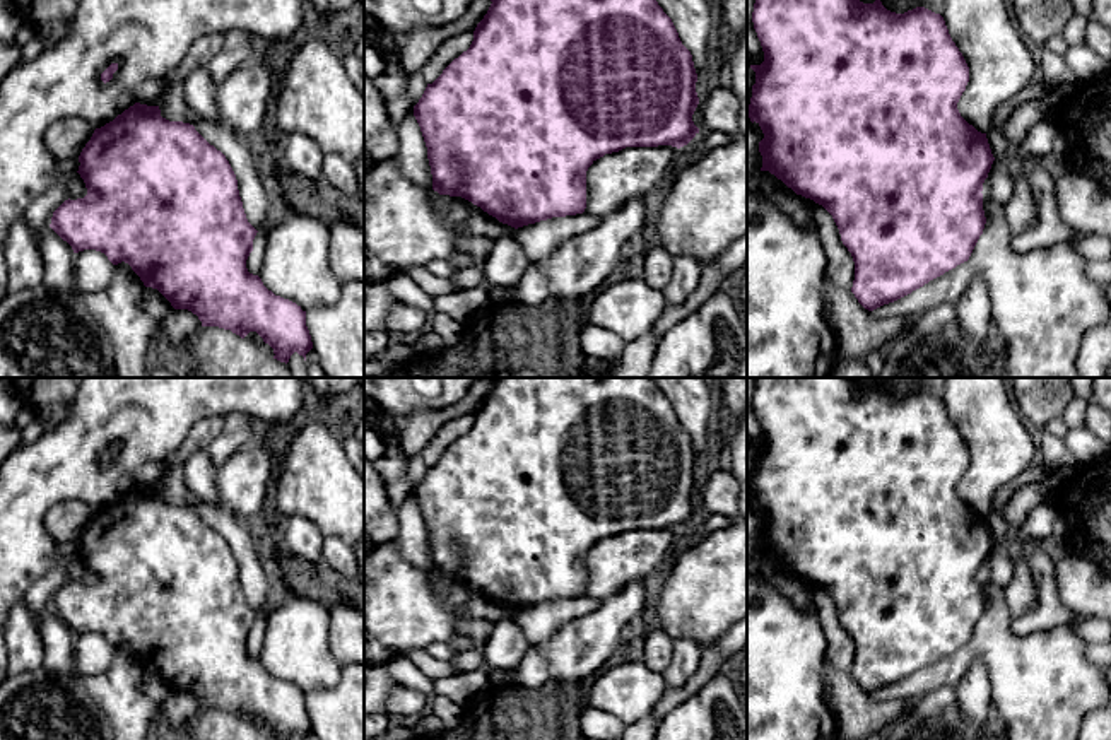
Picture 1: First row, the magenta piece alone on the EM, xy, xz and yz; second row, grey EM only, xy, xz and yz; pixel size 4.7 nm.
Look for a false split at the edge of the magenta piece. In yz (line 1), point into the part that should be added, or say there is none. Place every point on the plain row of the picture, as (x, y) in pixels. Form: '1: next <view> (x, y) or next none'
1: next yz (1000, 448)

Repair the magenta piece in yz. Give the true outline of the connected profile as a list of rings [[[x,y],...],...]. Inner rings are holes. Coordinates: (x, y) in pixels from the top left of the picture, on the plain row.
[[[755,378],[752,405],[764,434],[764,444],[750,448],[755,455],[755,467],[747,499],[764,516],[759,525],[761,554],[769,554],[797,578],[814,583],[832,598],[841,624],[855,644],[851,675],[858,685],[873,694],[967,644],[986,607],[981,574],[995,543],[986,514],[993,509],[996,490],[1017,479],[1032,465],[1034,458],[1034,441],[1007,395],[1003,378],[947,378],[942,396],[925,390],[896,396],[887,393],[880,381],[873,386],[863,386],[858,378]]]

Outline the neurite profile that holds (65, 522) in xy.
[[[80,501],[55,504],[44,516],[44,526],[56,543],[79,540],[94,511]]]

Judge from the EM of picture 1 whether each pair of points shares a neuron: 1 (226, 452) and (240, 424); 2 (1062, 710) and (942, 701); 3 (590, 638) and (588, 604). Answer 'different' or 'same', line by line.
1: same
2: different
3: different

